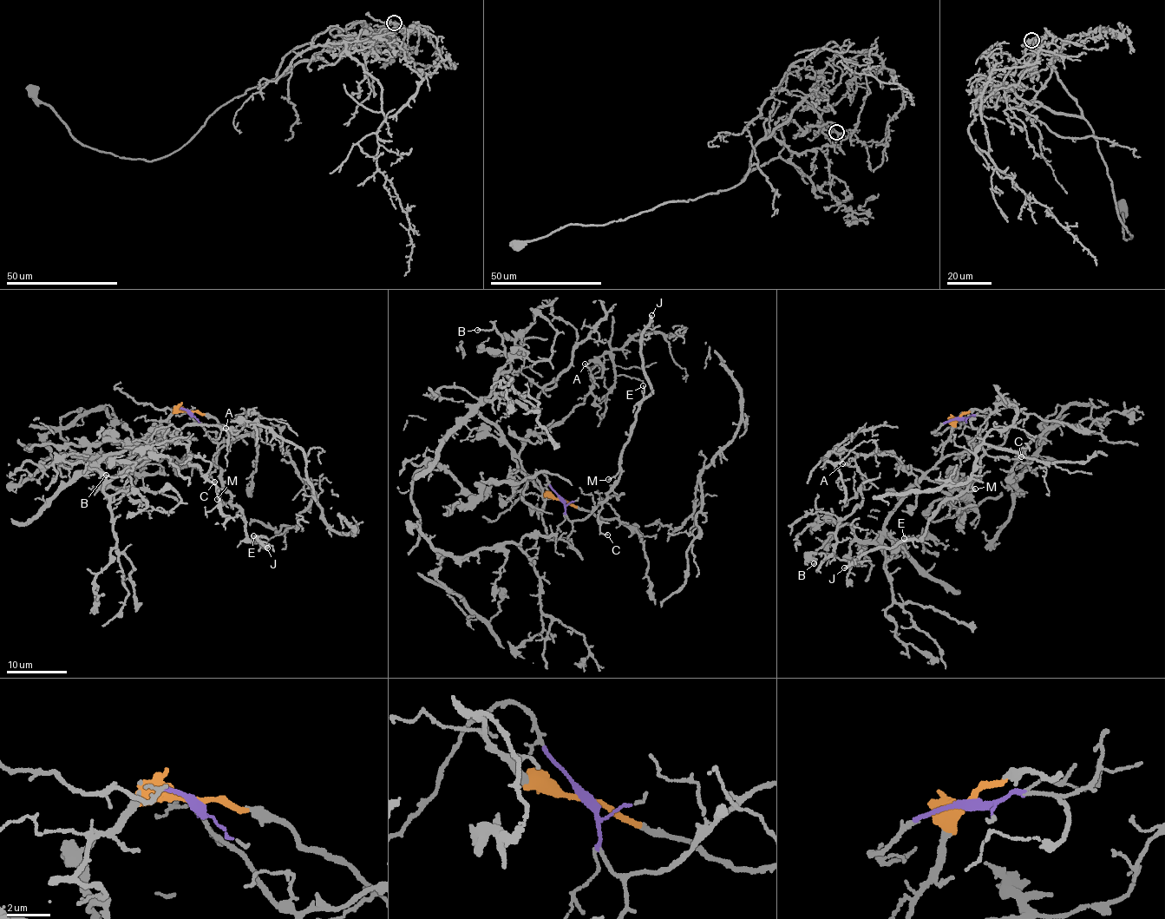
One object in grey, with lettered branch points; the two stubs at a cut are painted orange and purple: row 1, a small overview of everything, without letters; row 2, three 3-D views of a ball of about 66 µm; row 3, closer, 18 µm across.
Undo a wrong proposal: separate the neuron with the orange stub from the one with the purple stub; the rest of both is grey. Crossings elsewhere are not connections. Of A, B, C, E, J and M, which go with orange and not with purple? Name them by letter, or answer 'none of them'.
A, B

